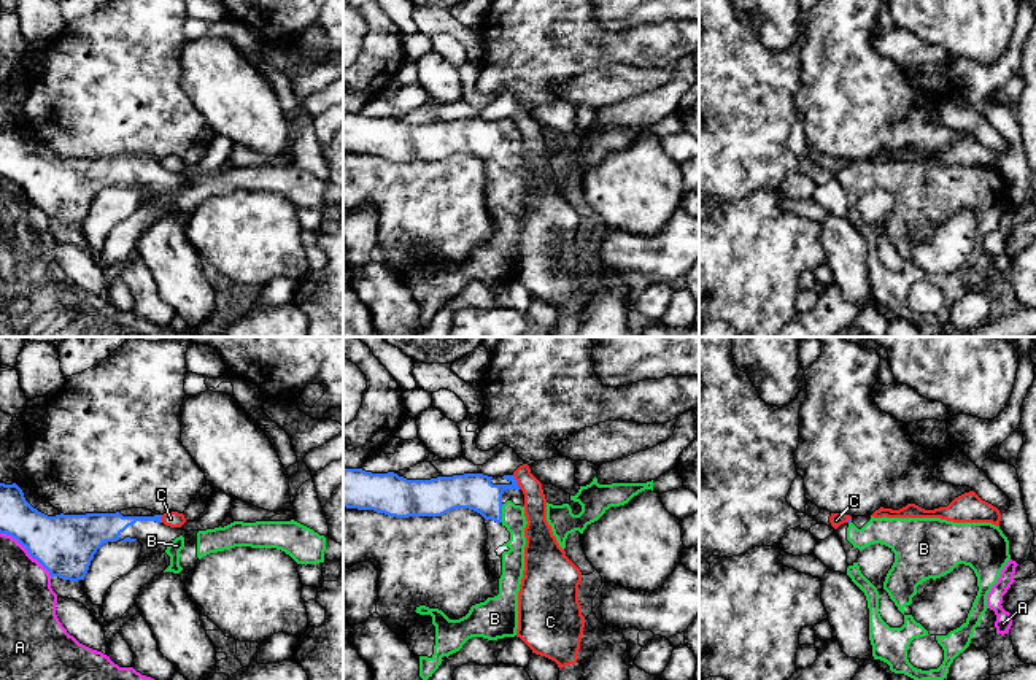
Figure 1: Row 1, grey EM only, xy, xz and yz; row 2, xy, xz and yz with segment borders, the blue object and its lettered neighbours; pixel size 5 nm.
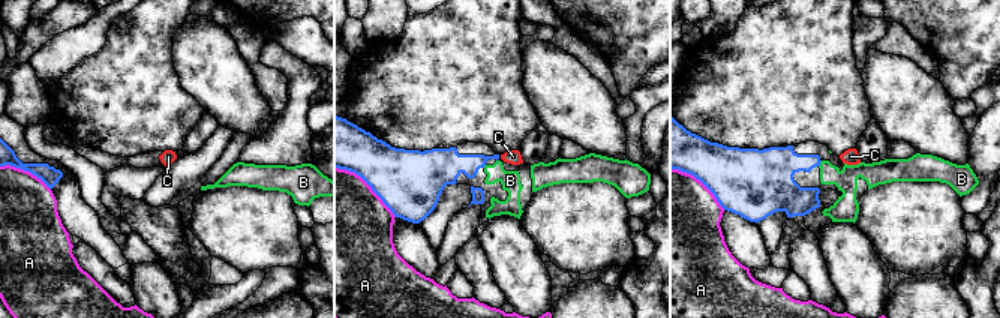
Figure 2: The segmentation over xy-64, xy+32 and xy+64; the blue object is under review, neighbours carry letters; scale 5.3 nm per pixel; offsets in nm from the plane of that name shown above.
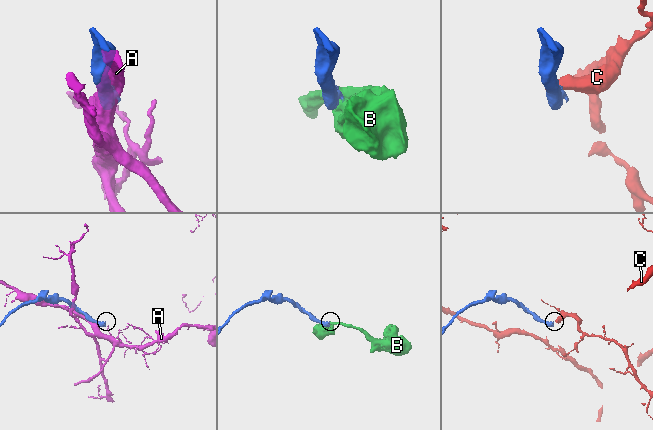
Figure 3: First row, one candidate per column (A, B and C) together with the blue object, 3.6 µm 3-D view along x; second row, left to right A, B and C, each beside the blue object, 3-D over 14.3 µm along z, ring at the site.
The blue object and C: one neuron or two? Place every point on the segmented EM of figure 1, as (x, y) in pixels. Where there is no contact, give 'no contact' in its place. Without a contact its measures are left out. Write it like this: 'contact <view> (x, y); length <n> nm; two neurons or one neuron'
contact xz (515, 482); length 80 nm; two neurons

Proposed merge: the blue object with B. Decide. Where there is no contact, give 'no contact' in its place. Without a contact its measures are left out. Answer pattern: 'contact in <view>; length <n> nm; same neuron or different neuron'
contact in xz; length 100 nm; same neuron

